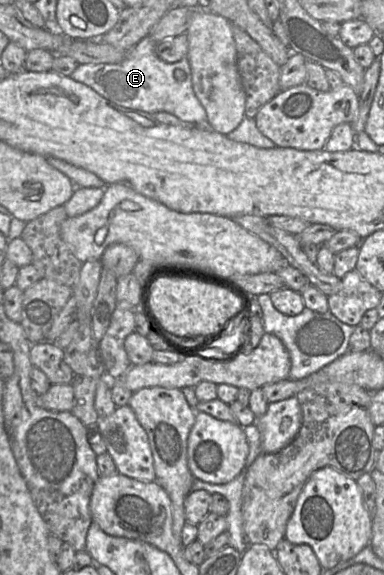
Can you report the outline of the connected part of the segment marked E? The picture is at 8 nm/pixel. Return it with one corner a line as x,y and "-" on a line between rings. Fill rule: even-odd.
147,35
126,53
122,62
79,64
70,78
90,87
105,99
122,107
150,114
165,111
179,118
184,124
210,128
206,111
193,91
188,57
175,63
165,62
157,56
156,45
157,43
-
176,70
182,70
185,73
184,80
177,81
174,78

